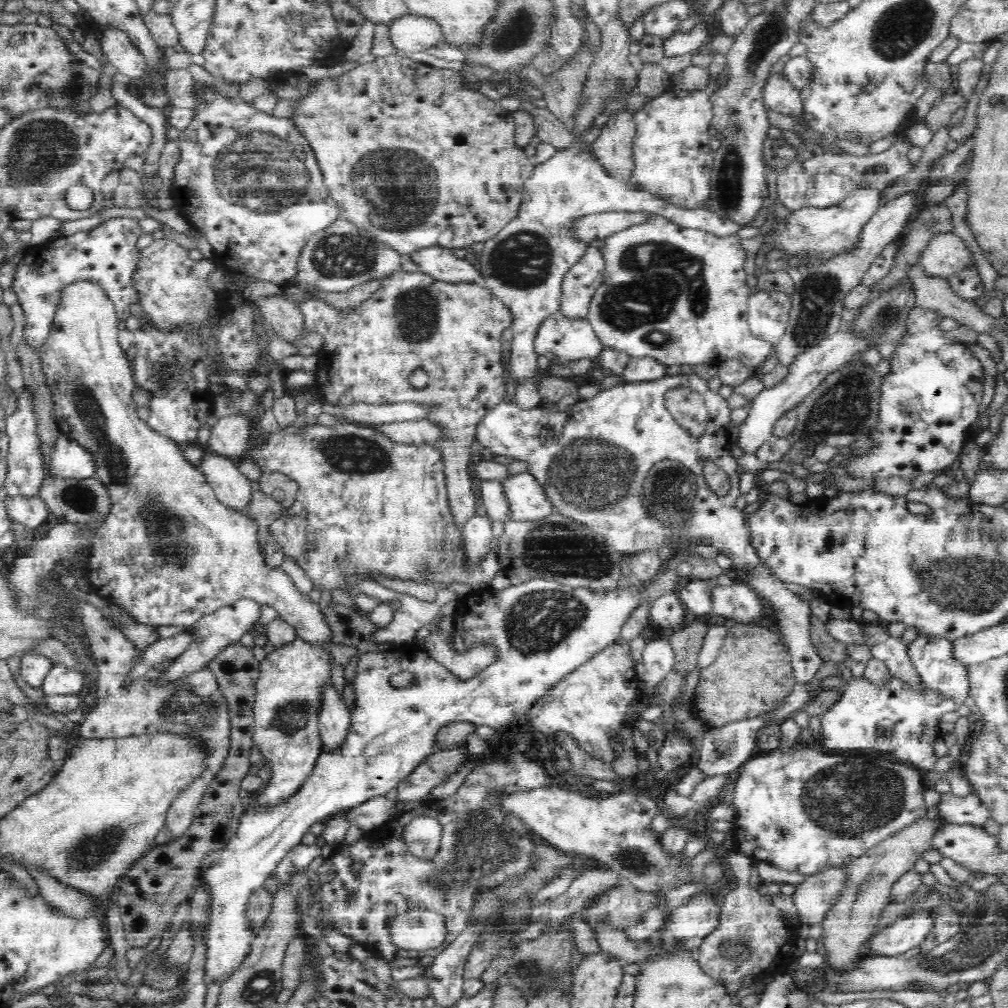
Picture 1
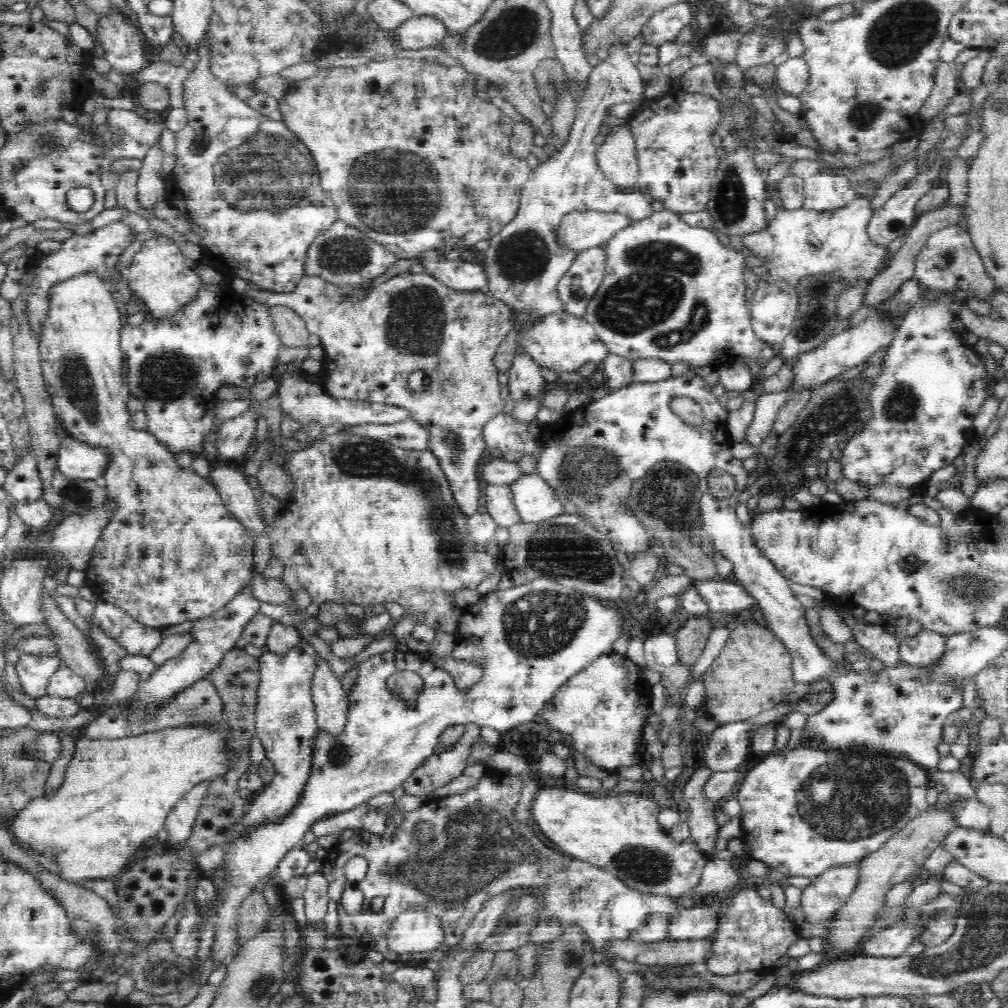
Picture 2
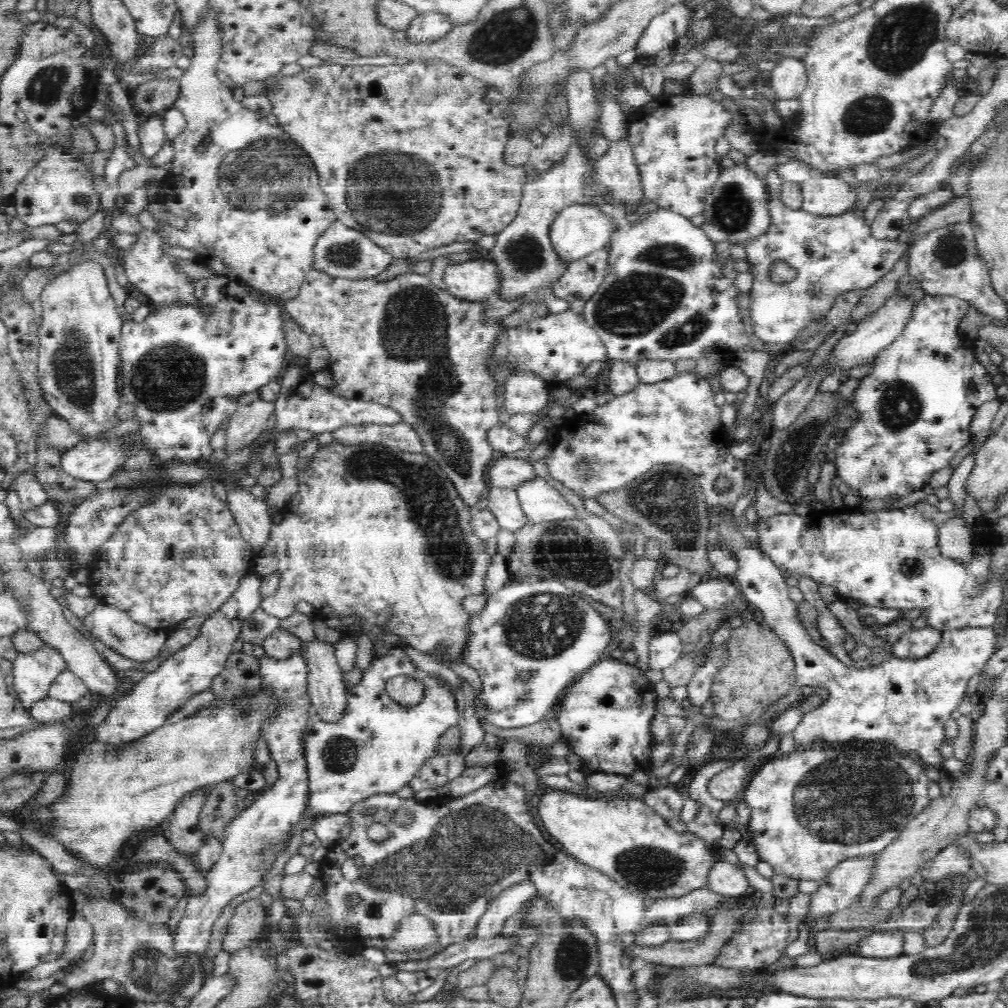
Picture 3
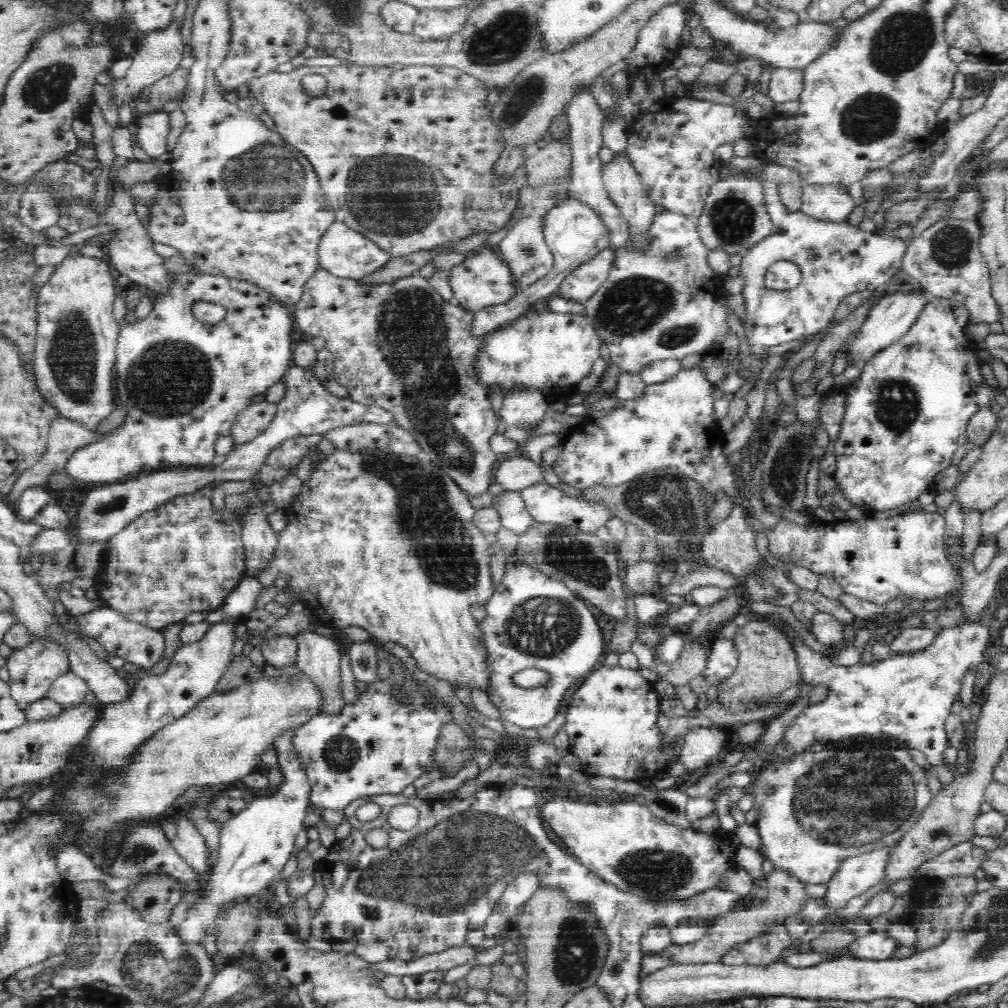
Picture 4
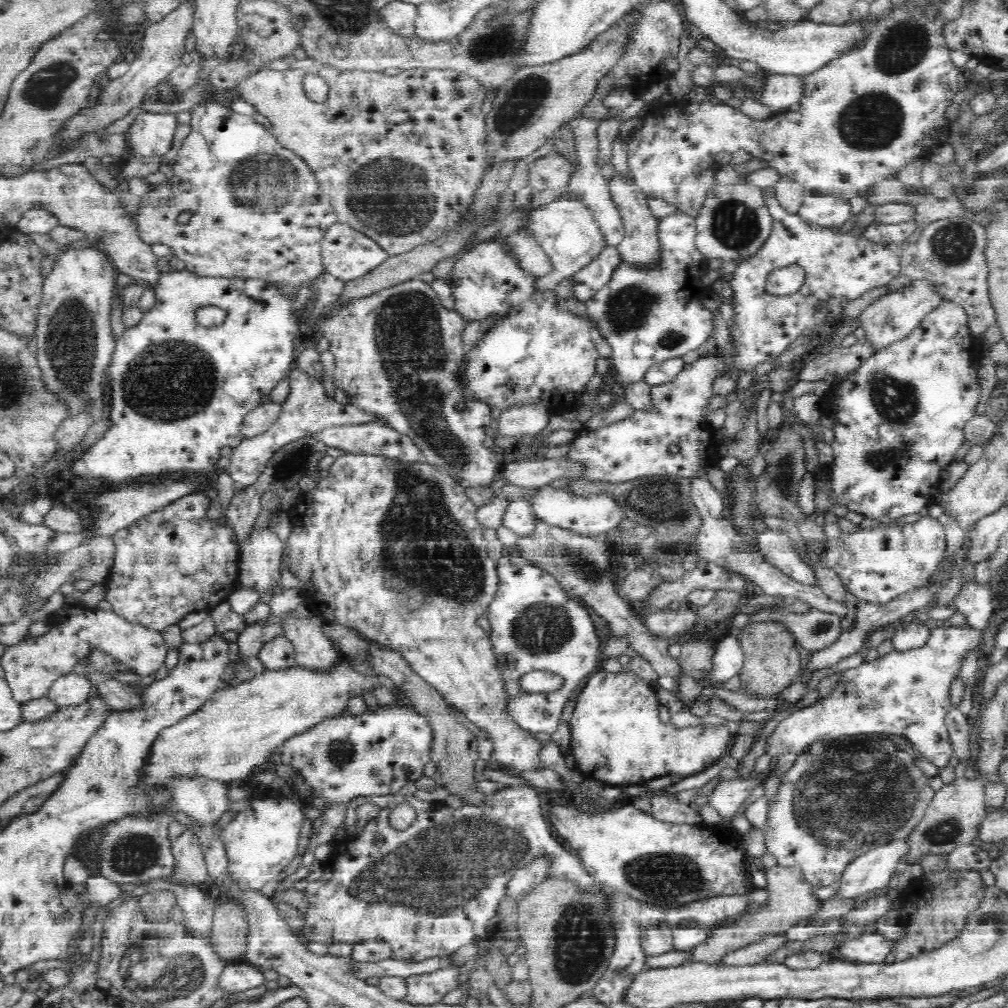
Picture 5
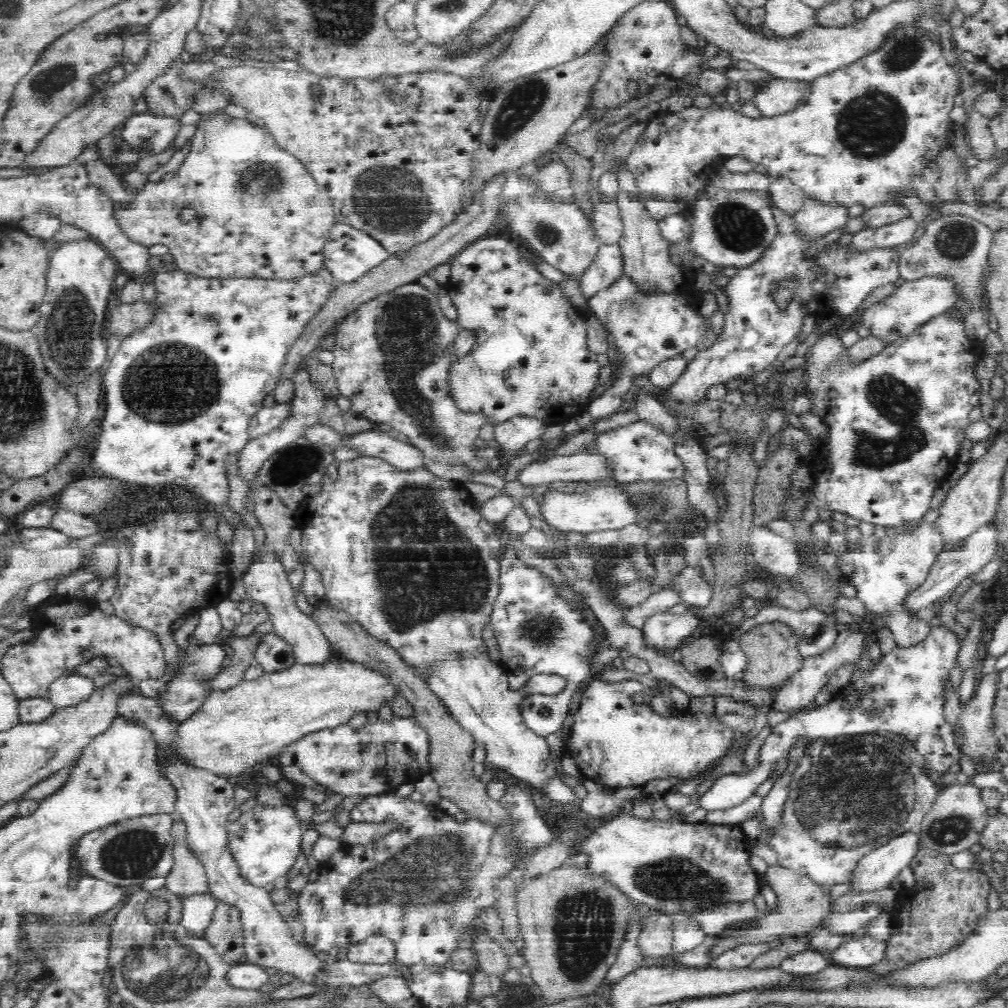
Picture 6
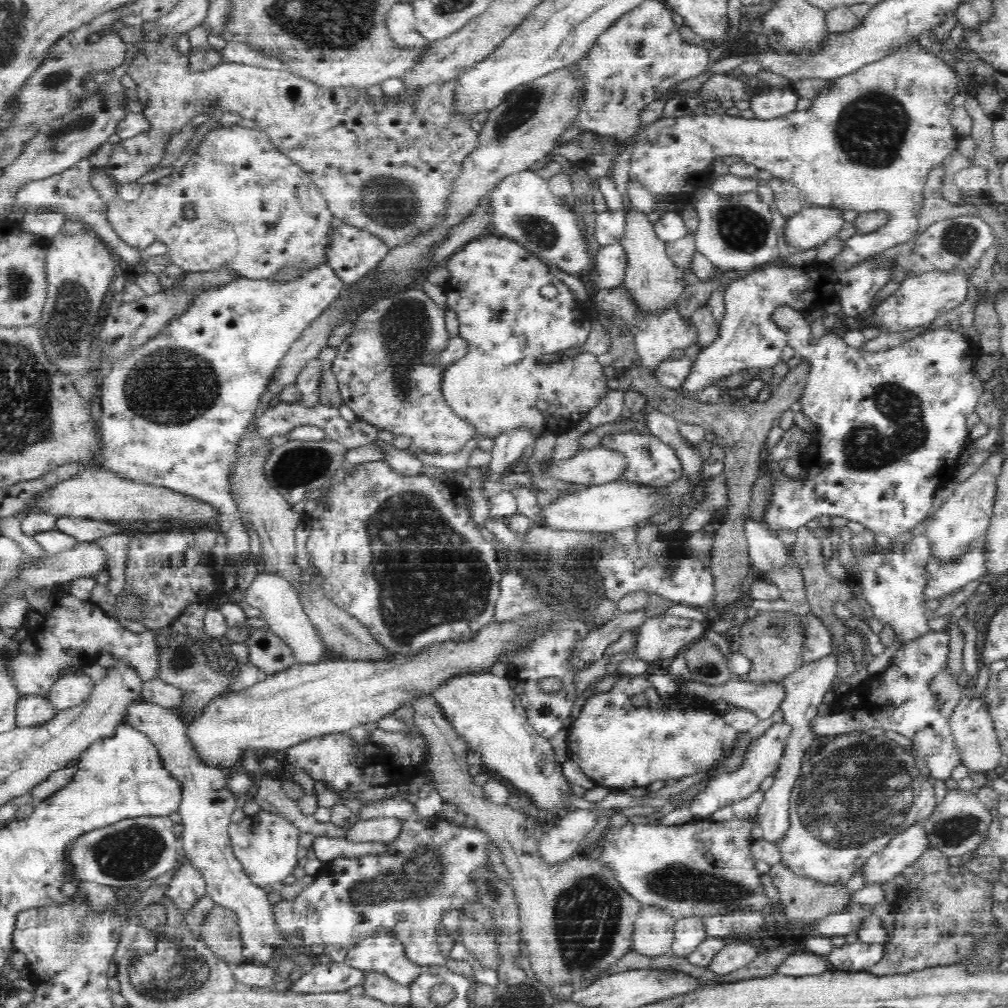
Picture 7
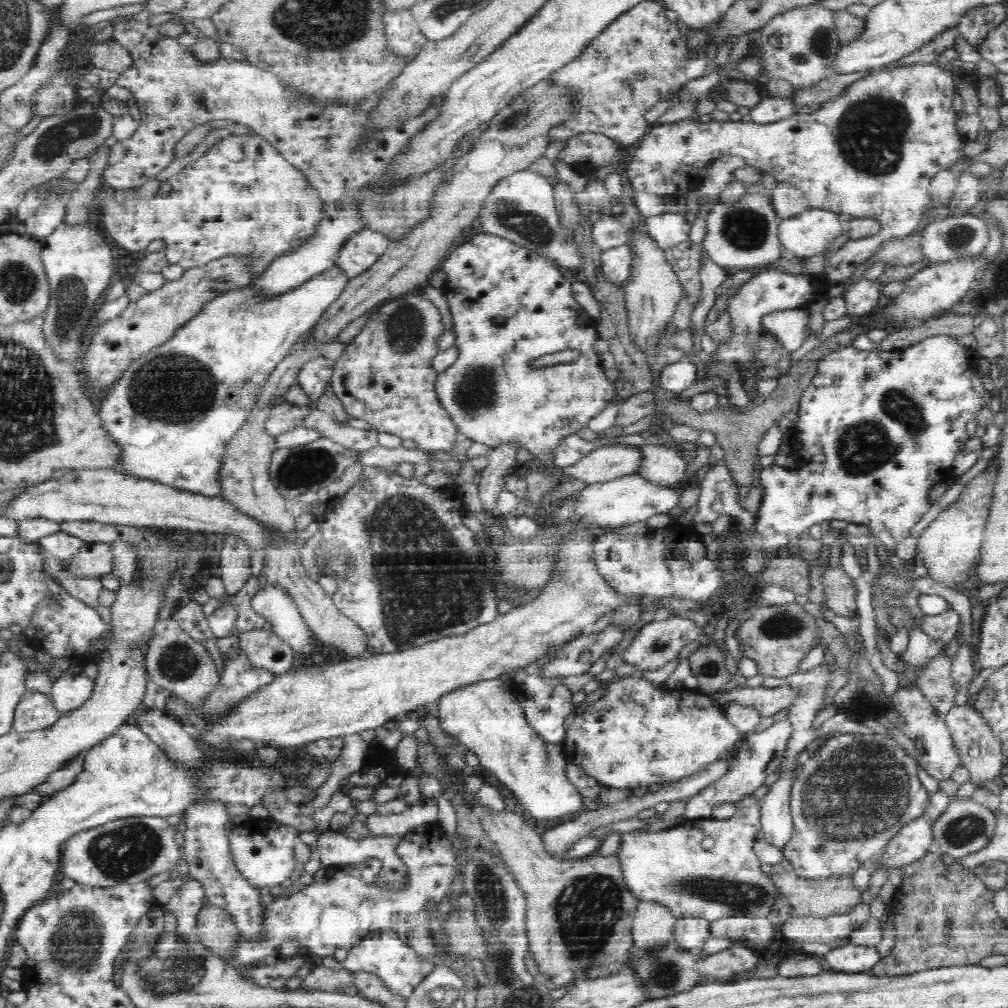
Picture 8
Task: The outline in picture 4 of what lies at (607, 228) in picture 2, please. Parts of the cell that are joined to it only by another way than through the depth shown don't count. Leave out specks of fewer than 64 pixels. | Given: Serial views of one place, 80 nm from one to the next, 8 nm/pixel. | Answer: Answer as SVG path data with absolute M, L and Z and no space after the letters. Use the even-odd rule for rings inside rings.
M566 197L562 201L556 202L552 208L548 208L546 214L540 220L540 229L542 229L544 243L546 243L548 251L552 254L553 268L543 278L534 280L532 284L529 284L520 295L515 296L509 303L477 312L472 318L470 328L468 328L470 338L480 339L486 336L488 332L502 326L504 322L514 320L514 318L520 316L522 310L526 310L538 298L550 297L554 291L561 288L565 279L572 275L576 268L590 262L600 254L599 252L611 246L610 233L602 225L602 221L598 219L596 212L577 199Z

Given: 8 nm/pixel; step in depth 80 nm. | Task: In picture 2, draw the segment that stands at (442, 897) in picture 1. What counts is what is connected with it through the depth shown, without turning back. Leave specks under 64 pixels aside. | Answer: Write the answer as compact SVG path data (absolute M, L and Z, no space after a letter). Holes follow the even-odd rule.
M495 770L486 774L475 787L462 794L435 799L428 798L426 803L418 806L416 810L398 810L397 800L391 793L377 794L364 802L366 809L386 813L387 829L385 833L376 837L365 828L355 829L355 833L350 839L336 842L322 859L320 873L328 880L328 895L332 902L336 902L338 908L340 924L338 936L348 936L348 938L357 940L360 942L360 948L364 948L364 950L379 950L390 962L401 960L406 963L413 958L414 952L407 954L393 952L387 946L387 932L391 929L394 919L403 912L410 909L424 909L440 919L444 938L442 944L438 946L438 952L442 950L442 956L444 956L444 952L448 948L460 944L467 928L470 928L472 921L484 908L484 903L490 900L490 897L520 887L533 887L537 894L541 895L540 902L546 906L549 918L556 918L557 923L564 928L578 925L585 930L596 954L600 956L599 964L612 969L612 972L618 975L618 987L620 987L620 996L622 996L626 976L620 974L620 970L614 967L617 956L611 950L611 944L614 941L631 940L633 932L644 926L654 915L666 915L666 918L671 921L675 914L698 904L715 905L712 894L693 893L684 895L682 898L668 895L642 895L639 891L625 886L613 874L604 869L567 856L560 850L549 848L540 838L536 838L533 827L522 826L520 822L516 822L516 804L520 800L522 788L522 781L519 780L519 777L502 774ZM353 856L363 856L368 862L365 879L356 884L349 882L343 873L343 866ZM348 888L355 888L364 893L363 907L353 915L346 913L340 902L344 890Z

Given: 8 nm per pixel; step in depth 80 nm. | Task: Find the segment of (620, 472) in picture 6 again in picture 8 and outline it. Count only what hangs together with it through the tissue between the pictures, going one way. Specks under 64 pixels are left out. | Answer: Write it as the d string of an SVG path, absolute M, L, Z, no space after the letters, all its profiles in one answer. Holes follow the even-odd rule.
M642 445L644 451L643 465L637 472L658 484L678 484L684 479L688 468L688 458L677 454L673 448L660 445Z

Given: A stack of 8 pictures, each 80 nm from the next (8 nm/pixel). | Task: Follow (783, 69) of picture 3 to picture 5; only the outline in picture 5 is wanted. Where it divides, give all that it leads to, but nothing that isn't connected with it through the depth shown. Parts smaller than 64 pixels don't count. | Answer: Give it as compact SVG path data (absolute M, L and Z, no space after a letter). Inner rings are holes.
M768 75L762 92L757 94L771 115L782 115L797 107L804 95L803 78L774 75Z

